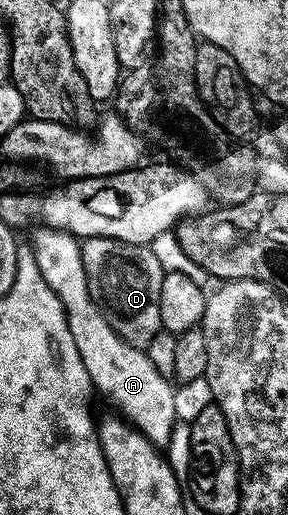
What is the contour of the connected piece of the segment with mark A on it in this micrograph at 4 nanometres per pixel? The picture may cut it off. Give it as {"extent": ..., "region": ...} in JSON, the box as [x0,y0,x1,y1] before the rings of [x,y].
{"extent":[29,225,177,448],"region":[[[39,225],[31,235],[29,250],[34,255],[49,289],[57,293],[67,311],[67,324],[69,333],[73,333],[73,345],[77,345],[77,353],[81,353],[81,361],[85,361],[85,369],[94,390],[98,394],[100,391],[116,407],[112,408],[140,431],[153,446],[166,448],[171,442],[171,434],[177,422],[174,413],[176,388],[168,376],[157,373],[144,348],[126,343],[99,312],[98,305],[87,292],[87,274],[79,252],[80,246],[80,240],[68,231],[54,231],[52,227]]]}

